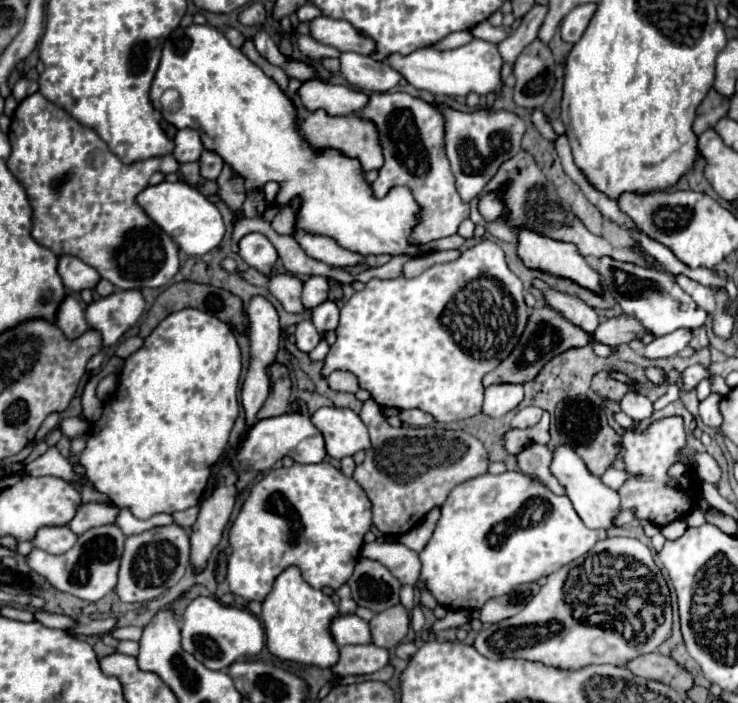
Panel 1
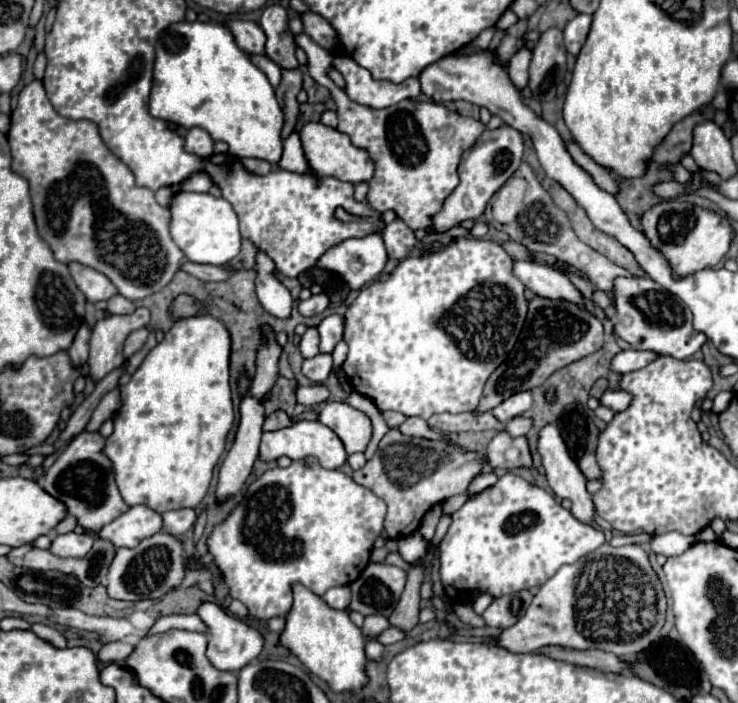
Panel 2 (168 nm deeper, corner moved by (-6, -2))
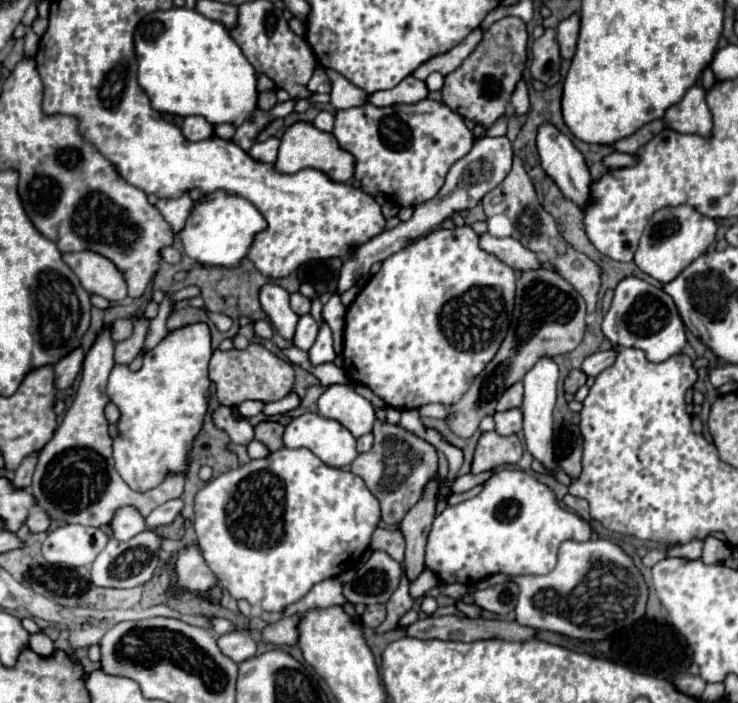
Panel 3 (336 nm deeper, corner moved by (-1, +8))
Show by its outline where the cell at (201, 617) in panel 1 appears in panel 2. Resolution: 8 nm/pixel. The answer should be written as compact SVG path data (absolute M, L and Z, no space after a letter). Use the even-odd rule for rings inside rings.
M206 602L198 608L198 614L202 616L202 620L208 624L208 658L210 662L218 668L218 670L226 670L226 672L238 672L240 668L244 668L248 662L252 662L254 658L258 658L260 650L262 650L262 636L258 634L258 630L254 630L252 626L248 626L246 622L242 622L240 618L224 612L218 604Z

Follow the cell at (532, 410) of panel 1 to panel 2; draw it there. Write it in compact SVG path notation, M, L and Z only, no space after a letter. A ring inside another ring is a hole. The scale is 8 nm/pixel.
M516 416L512 418L508 424L506 424L506 432L512 436L512 438L518 438L518 436L526 436L526 432L532 428L532 420L530 418L524 418L524 416Z

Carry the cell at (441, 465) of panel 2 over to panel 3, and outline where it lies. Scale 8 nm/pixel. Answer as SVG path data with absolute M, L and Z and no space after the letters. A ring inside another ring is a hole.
M375 422L373 428L373 448L365 454L359 454L351 462L351 472L363 478L367 488L381 504L381 520L387 526L399 524L405 514L421 500L425 486L431 480L439 480L439 456L437 448L425 442L423 438L391 424Z

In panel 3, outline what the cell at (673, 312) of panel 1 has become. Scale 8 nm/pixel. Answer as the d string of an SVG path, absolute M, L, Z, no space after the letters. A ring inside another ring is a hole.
M637 276L623 278L615 288L615 298L609 312L603 318L603 334L615 344L625 348L639 348L651 362L663 362L673 354L679 354L687 344L685 326L673 298Z

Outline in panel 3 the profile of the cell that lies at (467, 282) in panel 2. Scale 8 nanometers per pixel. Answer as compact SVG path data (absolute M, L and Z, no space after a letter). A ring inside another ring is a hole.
M471 226L433 230L389 256L347 308L343 334L345 374L353 382L369 386L387 406L397 410L421 408L431 402L453 406L497 354L511 322L513 300L513 268L479 248L479 236Z

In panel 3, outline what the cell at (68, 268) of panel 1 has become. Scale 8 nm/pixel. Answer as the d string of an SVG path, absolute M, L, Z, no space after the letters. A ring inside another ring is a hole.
M67 252L63 254L65 264L75 272L81 286L89 294L99 294L109 302L119 302L127 296L127 286L121 272L111 260L105 260L95 252Z

